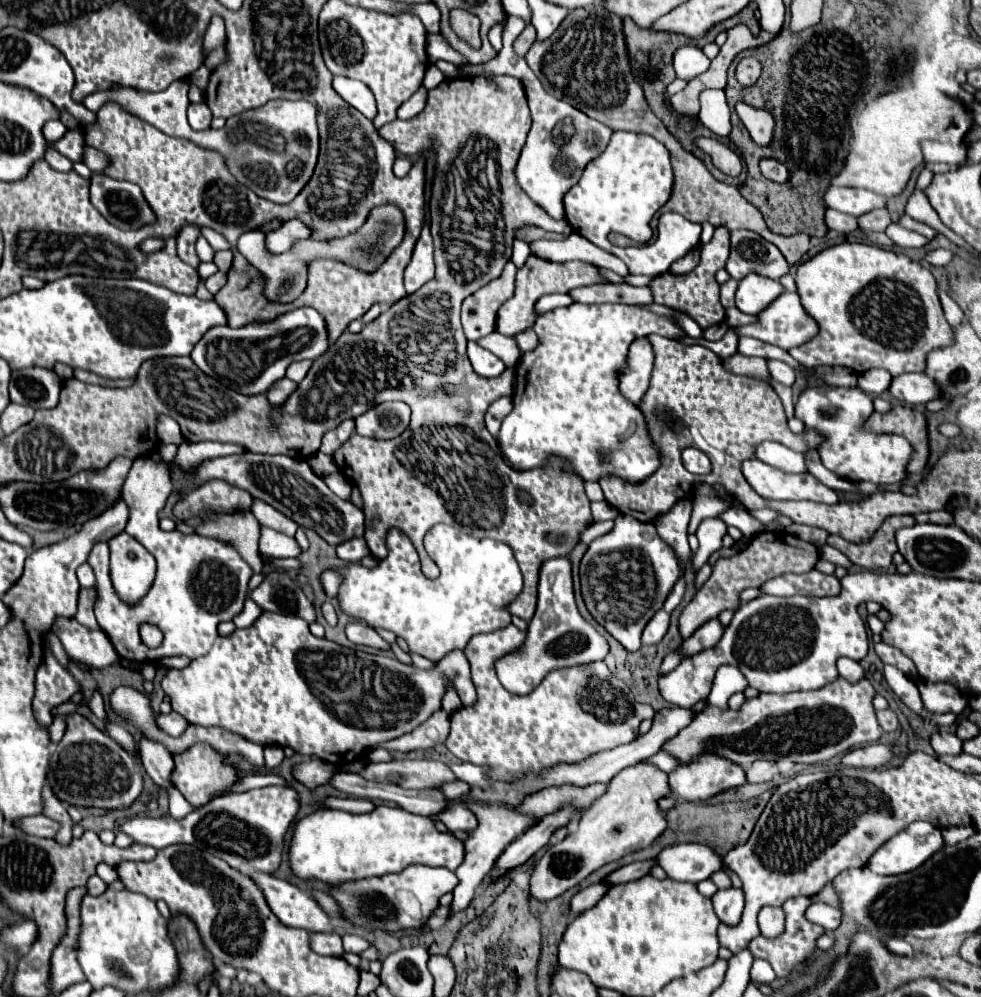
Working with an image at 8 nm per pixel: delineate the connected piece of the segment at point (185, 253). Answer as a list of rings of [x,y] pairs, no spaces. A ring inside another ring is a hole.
[[[182,226],[178,236],[176,236],[176,252],[178,252],[178,258],[186,264],[190,264],[192,268],[198,266],[198,256],[196,256],[196,250],[194,250],[194,242],[196,238],[200,236],[200,230],[196,226]]]

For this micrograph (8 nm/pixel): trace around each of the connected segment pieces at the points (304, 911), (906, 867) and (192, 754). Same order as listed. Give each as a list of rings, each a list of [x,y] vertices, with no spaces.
[[[254,872],[252,878],[262,888],[270,910],[280,918],[284,926],[304,928],[308,932],[334,930],[330,916],[320,908],[320,904],[308,892],[272,874]]]
[[[914,822],[880,846],[868,860],[868,868],[884,876],[912,872],[942,846],[944,838],[940,828],[926,822]]]
[[[196,744],[190,750],[186,750],[182,754],[176,754],[174,762],[176,762],[176,770],[172,774],[172,782],[184,794],[184,798],[190,804],[194,804],[196,808],[200,808],[206,802],[210,802],[214,798],[214,794],[218,794],[220,790],[228,788],[238,778],[234,768],[224,764],[224,758],[218,752],[214,752],[208,744]]]

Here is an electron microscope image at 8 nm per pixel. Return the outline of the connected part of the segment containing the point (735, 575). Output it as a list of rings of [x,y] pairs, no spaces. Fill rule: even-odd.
[[[788,532],[758,534],[756,538],[752,538],[752,542],[748,544],[746,550],[742,550],[730,558],[720,558],[714,564],[712,574],[706,580],[706,584],[700,588],[700,592],[694,596],[694,600],[680,614],[678,630],[680,630],[682,640],[690,638],[696,628],[700,628],[710,618],[718,616],[722,610],[736,610],[738,608],[738,594],[744,588],[758,588],[766,580],[782,576],[786,572],[796,572],[796,574],[808,572],[814,568],[816,560],[818,560],[818,548],[808,542],[798,540],[796,536],[792,536]]]

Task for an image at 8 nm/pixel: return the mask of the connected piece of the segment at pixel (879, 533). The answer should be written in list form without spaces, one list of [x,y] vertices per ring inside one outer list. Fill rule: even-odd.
[[[888,516],[882,526],[876,530],[876,534],[868,542],[848,542],[840,536],[830,536],[828,544],[838,548],[842,554],[848,556],[852,564],[858,564],[866,570],[882,570],[892,564],[892,554],[898,550],[896,548],[896,530],[904,526],[914,526],[912,516]]]

